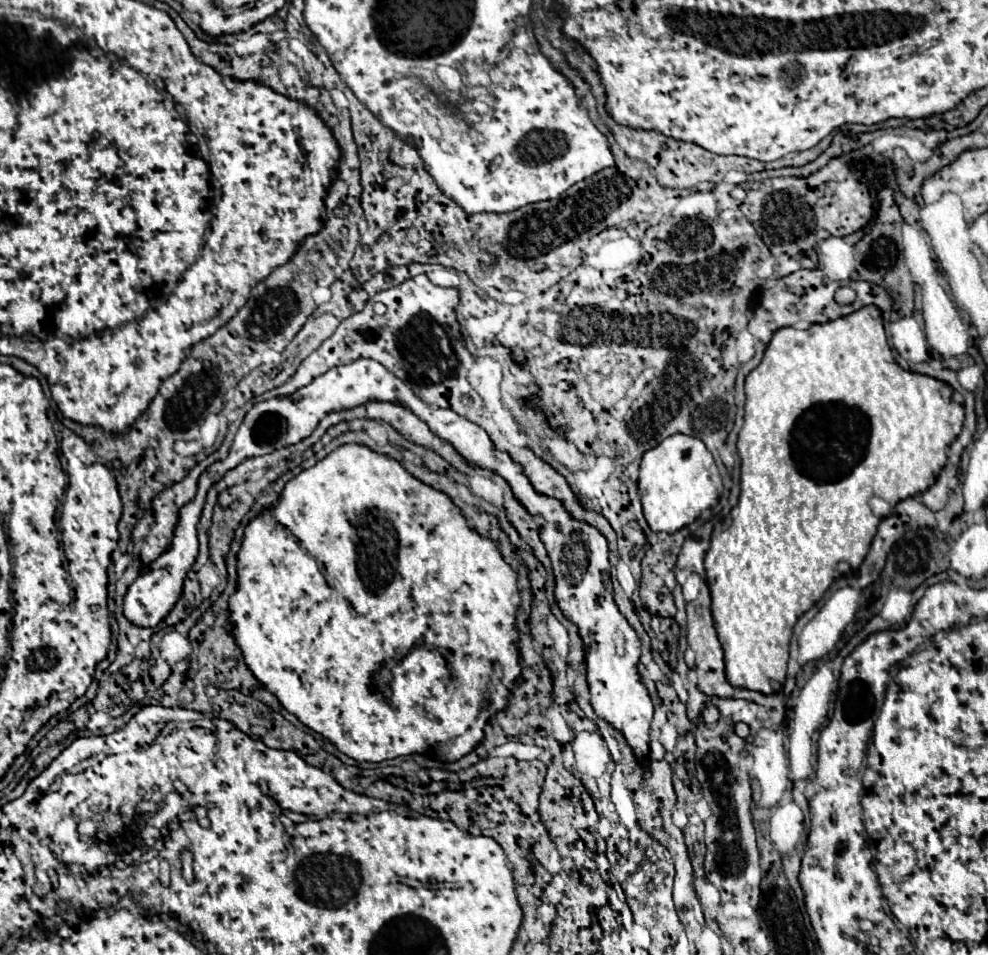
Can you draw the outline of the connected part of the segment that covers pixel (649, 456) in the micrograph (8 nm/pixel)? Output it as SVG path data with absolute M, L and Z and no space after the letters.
M673 434L643 454L639 468L639 494L643 514L653 532L673 534L693 524L703 510L713 508L719 502L721 492L723 482L717 464L699 438Z

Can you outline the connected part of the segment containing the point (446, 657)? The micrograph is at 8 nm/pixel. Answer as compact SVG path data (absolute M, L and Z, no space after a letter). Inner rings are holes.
M345 444L333 450L313 468L307 468L289 480L279 498L279 504L269 512L257 516L253 524L247 526L241 552L249 554L253 560L239 560L237 564L239 586L229 600L229 610L231 622L235 626L233 636L243 650L249 670L307 728L331 740L343 754L351 756L353 760L383 762L397 756L409 756L413 752L425 752L443 762L455 762L461 756L469 754L483 740L485 722L507 706L507 698L515 688L515 680L521 676L515 632L517 604L513 600L517 594L517 574L501 558L495 542L479 536L467 526L459 508L447 494L433 490L431 486L413 478L393 458L375 454L359 444ZM319 594L327 598L327 616L333 616L335 620L341 618L341 636L317 636ZM345 600L353 606L353 610L345 610Z

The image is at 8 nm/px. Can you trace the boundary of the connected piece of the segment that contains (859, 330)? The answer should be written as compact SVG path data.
M865 306L849 316L837 318L827 324L813 324L807 330L797 328L781 328L773 334L773 340L767 346L767 352L761 364L747 376L745 380L745 424L739 434L737 450L741 456L741 496L739 504L718 523L711 536L711 548L705 556L705 572L711 593L711 612L715 620L717 638L723 646L725 654L725 676L731 686L735 688L749 688L761 694L777 694L783 690L783 680L787 672L787 658L789 658L789 640L797 618L807 612L831 586L835 578L839 578L837 564L849 562L851 566L861 564L867 556L869 544L877 532L879 518L873 516L869 508L869 498L879 496L889 502L893 508L897 502L919 496L927 488L931 488L947 462L947 448L959 436L963 426L963 406L957 404L951 394L953 390L935 378L905 372L895 360L887 346L887 336L883 330L881 312L877 306Z

